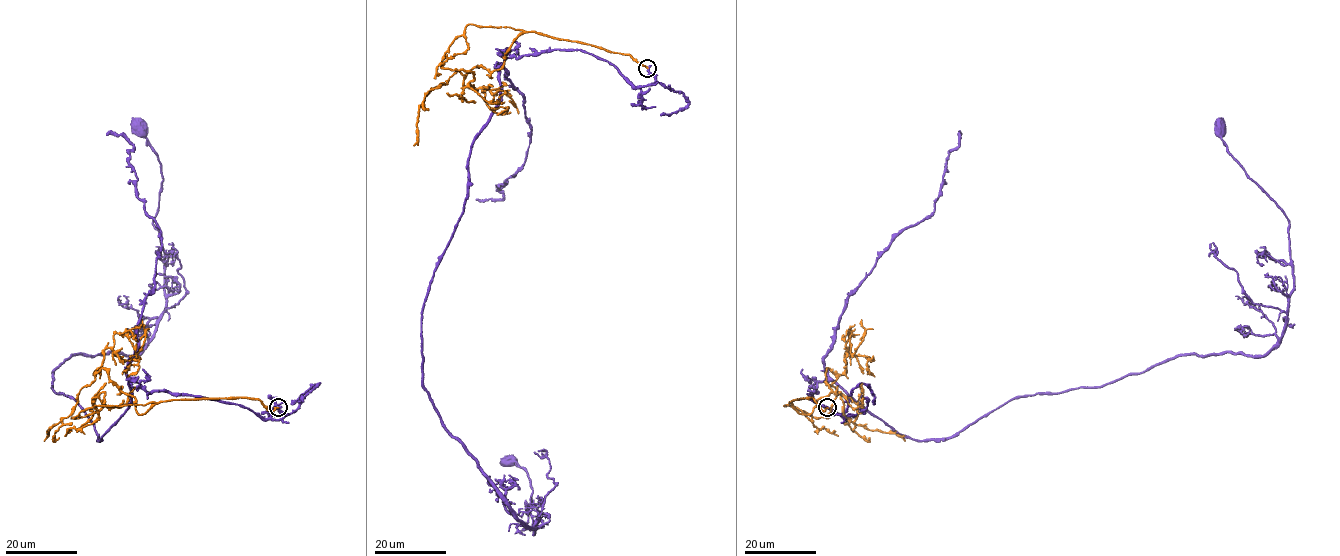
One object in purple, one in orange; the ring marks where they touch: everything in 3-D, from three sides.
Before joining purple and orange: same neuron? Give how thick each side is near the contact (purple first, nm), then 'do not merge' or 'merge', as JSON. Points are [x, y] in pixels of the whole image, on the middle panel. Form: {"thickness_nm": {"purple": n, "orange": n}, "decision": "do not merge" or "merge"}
{"thickness_nm": {"purple": 400, "orange": 240}, "decision": "do not merge"}

